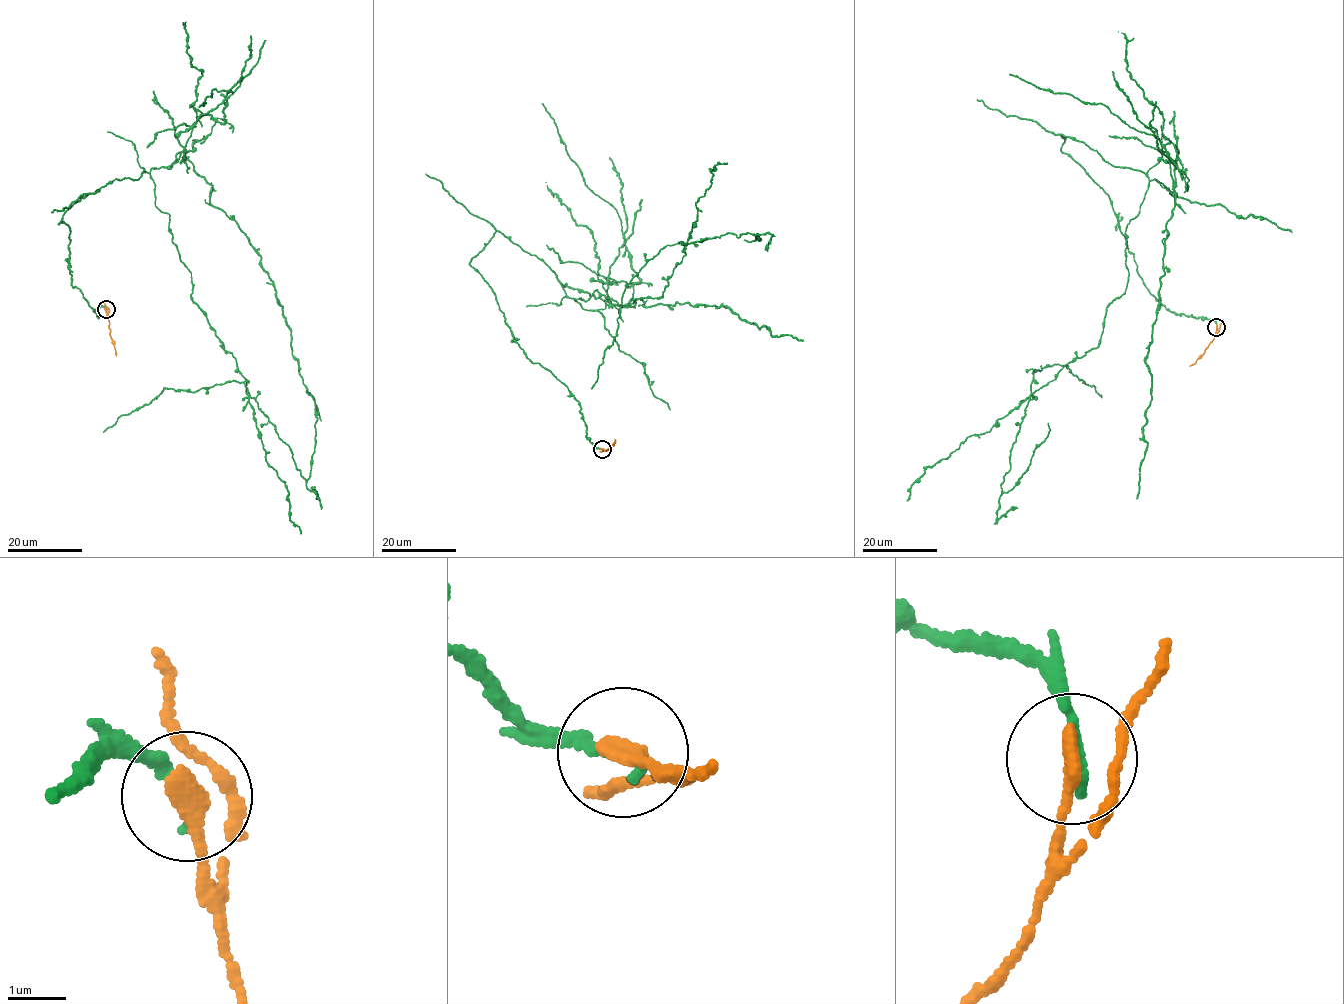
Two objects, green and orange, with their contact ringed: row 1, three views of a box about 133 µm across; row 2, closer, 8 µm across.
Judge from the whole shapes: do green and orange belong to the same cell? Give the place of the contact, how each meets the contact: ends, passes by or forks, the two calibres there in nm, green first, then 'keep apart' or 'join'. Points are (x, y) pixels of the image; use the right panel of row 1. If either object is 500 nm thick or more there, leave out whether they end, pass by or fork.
place (1216, 327); green ends; orange ends; calibres 190 and 340 nm; keep apart

